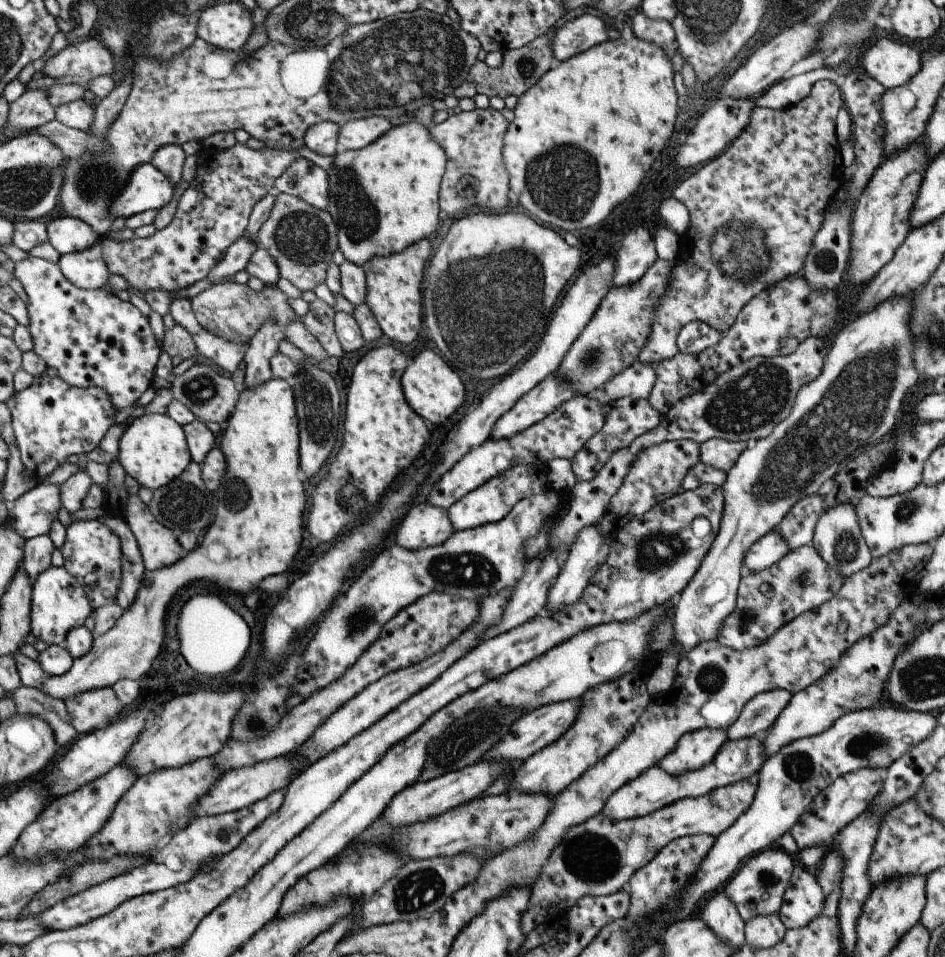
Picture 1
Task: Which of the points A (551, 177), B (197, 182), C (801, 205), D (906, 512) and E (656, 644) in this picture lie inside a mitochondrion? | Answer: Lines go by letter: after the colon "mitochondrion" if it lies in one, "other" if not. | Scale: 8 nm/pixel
A: mitochondrion
B: other
C: other
D: mitochondrion
E: other

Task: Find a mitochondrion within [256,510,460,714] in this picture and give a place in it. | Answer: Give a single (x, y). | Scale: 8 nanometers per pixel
(359, 618)

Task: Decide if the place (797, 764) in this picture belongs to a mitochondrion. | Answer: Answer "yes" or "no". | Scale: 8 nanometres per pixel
yes

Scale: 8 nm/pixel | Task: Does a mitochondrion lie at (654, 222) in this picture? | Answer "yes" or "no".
no

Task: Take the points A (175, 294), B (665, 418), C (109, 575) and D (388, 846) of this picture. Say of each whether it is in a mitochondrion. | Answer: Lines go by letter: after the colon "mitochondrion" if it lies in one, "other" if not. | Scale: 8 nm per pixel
A: other
B: other
C: mitochondrion
D: other

